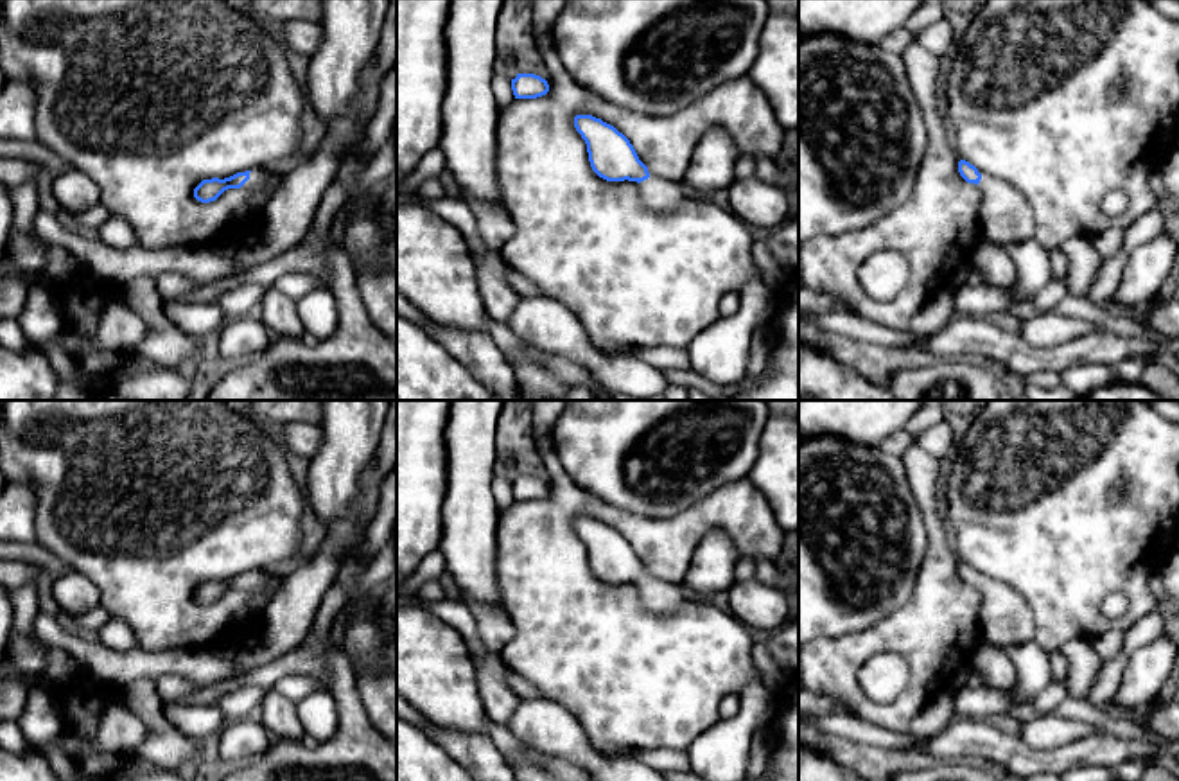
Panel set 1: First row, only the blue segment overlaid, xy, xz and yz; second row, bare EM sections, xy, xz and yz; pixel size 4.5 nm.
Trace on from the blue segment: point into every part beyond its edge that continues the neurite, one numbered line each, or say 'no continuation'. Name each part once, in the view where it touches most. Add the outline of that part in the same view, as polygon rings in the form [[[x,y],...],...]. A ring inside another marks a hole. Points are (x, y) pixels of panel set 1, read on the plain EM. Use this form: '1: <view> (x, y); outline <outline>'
1: xy (257, 579); outline [[[253,571],[249,582],[240,589],[240,592],[258,592],[264,582],[266,575],[262,571]]]

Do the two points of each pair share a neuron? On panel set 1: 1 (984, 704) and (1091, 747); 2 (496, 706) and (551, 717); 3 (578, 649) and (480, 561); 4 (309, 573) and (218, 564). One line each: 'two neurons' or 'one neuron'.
1: two neurons
2: two neurons
3: two neurons
4: two neurons

